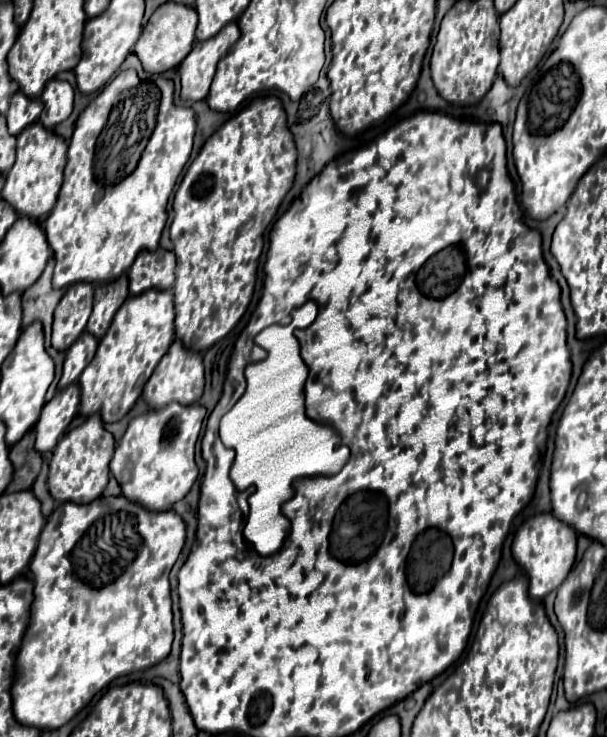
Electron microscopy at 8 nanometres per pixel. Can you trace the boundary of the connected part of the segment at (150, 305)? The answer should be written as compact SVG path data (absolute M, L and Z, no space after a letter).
M147 290L139 296L129 296L127 302L123 302L111 328L101 338L95 358L79 378L79 410L83 416L99 414L103 422L119 422L133 408L145 382L173 342L173 318L175 308L171 290Z

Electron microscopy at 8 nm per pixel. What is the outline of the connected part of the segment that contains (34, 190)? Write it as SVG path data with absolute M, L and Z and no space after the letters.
M41 122L27 126L17 136L17 162L9 170L7 188L3 186L3 200L13 206L13 210L21 216L29 216L39 220L49 214L49 210L57 202L57 194L63 184L63 168L67 162L67 142L55 132L47 130Z

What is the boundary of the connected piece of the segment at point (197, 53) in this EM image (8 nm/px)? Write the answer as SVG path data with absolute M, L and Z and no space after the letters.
M229 22L215 38L195 42L189 56L181 62L181 100L205 100L219 58L239 40L241 32L235 22Z

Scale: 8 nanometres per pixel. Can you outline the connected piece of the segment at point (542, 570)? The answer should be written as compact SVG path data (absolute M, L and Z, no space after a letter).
M537 514L529 518L513 540L513 556L529 576L529 596L535 600L545 598L549 592L557 590L559 584L567 578L569 570L575 564L577 534L569 526L563 526L553 514Z

